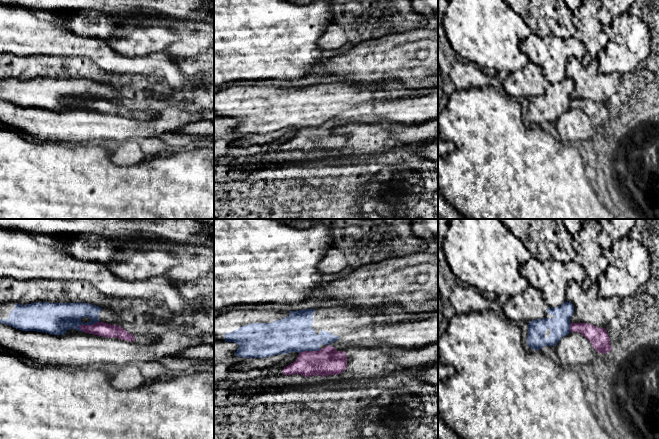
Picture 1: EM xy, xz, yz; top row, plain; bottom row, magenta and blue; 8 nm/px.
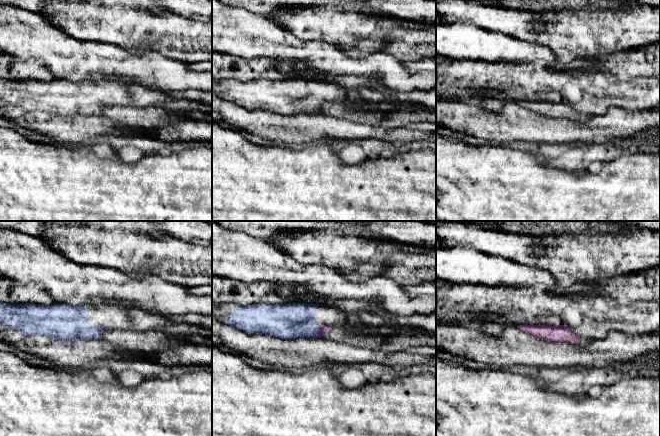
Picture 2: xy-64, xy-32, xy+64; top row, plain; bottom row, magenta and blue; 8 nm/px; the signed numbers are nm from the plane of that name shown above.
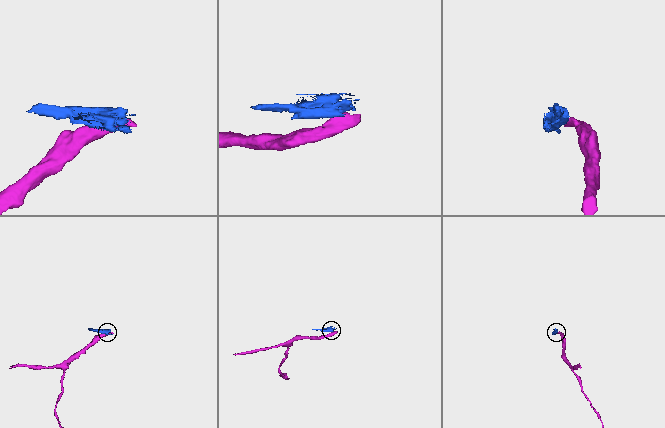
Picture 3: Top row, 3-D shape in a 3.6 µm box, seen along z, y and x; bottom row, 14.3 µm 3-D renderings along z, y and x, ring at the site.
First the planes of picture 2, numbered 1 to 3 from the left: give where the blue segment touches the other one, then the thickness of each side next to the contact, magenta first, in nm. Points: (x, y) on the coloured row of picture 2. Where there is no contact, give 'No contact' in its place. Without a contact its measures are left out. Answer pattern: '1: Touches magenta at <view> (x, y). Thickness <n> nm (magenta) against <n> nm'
1: No contact
2: Touches magenta at xy-32 (320, 332). Thickness 70 nm (magenta) against 280 nm
3: No contact

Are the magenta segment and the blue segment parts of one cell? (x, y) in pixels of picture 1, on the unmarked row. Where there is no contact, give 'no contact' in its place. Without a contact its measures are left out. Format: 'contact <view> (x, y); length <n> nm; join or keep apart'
contact xy (88, 101); length 180 nm; keep apart

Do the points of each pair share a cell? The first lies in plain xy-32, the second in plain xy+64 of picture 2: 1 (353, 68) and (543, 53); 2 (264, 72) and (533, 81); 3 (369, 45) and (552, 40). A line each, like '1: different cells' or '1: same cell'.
1: same cell
2: same cell
3: same cell

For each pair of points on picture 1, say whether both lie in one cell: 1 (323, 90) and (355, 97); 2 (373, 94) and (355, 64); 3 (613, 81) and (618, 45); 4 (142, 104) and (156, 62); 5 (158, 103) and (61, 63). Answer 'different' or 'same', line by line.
1: same
2: different
3: different
4: different
5: same

